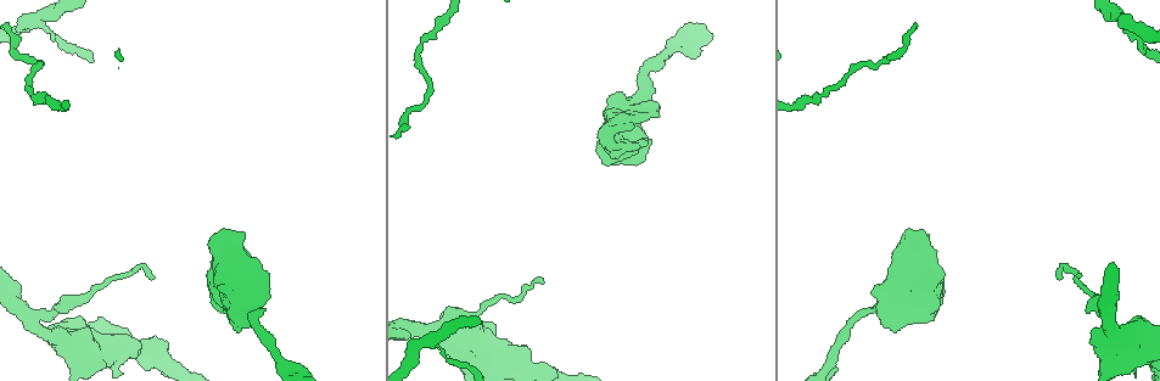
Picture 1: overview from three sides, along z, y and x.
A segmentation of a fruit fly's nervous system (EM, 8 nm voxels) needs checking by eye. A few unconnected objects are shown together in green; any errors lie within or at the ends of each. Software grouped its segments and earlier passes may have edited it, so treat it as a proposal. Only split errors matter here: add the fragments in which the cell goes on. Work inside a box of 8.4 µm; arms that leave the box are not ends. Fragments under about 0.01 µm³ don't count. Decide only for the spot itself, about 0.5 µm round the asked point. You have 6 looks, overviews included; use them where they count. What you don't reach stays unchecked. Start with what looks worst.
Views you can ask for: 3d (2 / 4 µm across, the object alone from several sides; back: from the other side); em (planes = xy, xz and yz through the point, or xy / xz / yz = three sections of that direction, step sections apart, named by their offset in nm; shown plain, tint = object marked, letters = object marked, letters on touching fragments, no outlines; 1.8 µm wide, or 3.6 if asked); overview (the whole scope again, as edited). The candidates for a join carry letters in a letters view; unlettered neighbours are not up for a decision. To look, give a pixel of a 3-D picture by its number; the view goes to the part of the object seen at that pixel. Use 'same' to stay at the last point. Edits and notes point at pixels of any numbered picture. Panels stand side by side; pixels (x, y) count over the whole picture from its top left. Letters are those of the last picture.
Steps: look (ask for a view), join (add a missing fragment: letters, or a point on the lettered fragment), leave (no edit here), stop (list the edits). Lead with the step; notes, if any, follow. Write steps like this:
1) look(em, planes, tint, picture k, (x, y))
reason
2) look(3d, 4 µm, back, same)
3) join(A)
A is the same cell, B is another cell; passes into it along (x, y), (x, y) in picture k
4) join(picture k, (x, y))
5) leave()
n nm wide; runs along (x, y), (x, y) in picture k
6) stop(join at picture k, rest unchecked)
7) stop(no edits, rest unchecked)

look(3d, 4 µm, picture 1, (640, 146))
stops while still wide

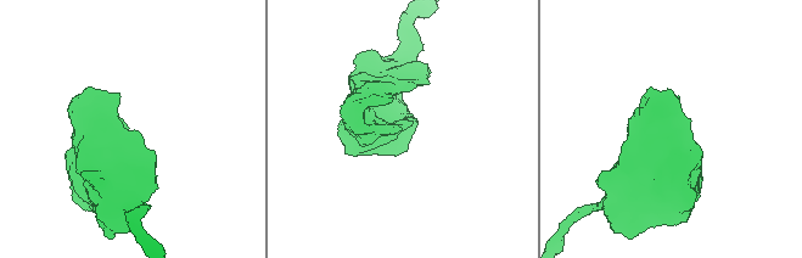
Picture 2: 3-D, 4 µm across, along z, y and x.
look(em, planes, plain, picture 2, (127, 127))

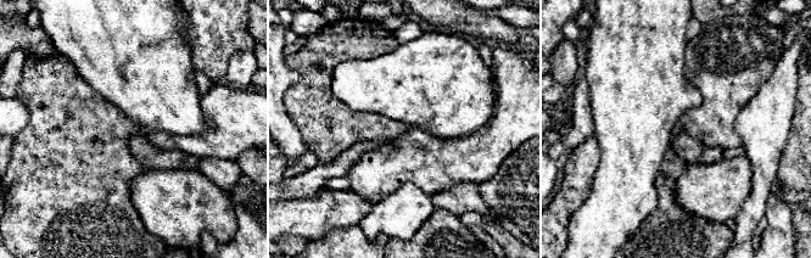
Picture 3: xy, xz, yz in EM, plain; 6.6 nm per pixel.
look(em, planes, letters, same)

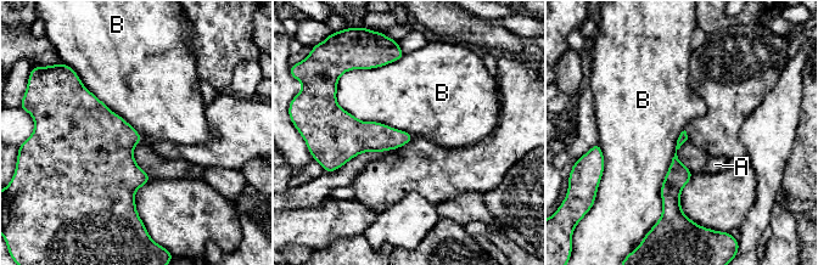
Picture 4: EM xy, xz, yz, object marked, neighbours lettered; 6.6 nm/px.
leave()
A and B are other cells; no lettered fragment goes on from it

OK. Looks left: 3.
look(em, 3.6 µm, planes, plain, picture 1, (867, 310))
sharp bend

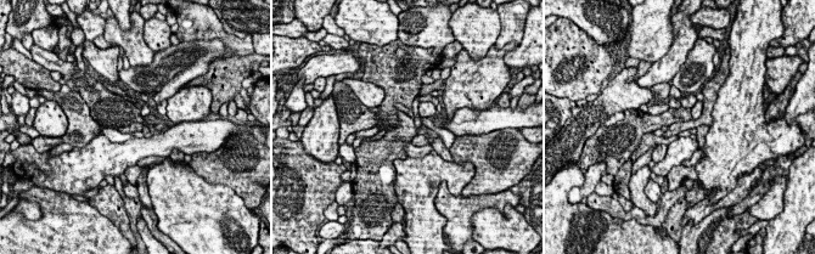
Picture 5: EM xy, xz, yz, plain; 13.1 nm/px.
look(em, 3.6 µm, planes, letters, same)
see the neighbours

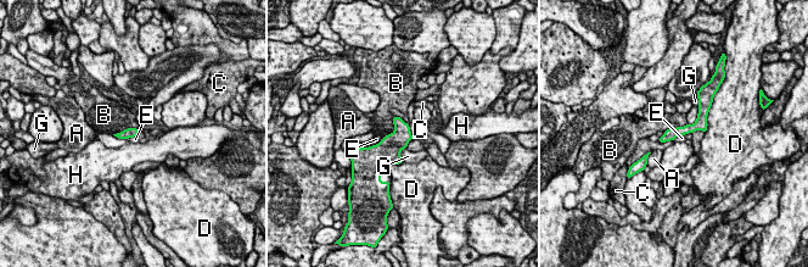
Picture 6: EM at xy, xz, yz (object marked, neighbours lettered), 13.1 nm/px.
leave()
A, B, C, D, E, G and H are other cells; runs along (702, 110), (694, 127), (662, 139) in picture 6; none of them fits

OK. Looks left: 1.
look(em, planes, letters, picture 1, (446, 360))
thin neck

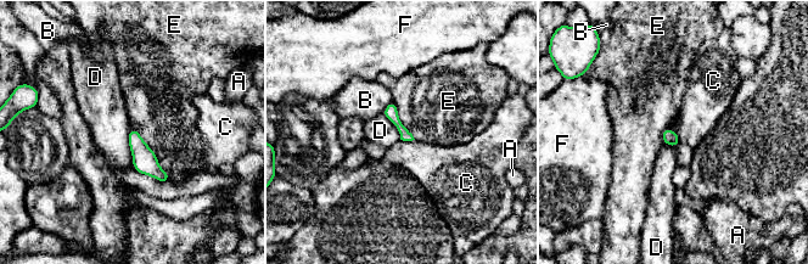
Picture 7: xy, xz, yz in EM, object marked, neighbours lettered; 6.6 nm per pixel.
leave()
A, B, C, D, E and F are other cells; runs along (391, 106), (392, 116), (409, 138) in picture 7; none of them fits

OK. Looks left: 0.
stop(no edits, rest unchecked)

